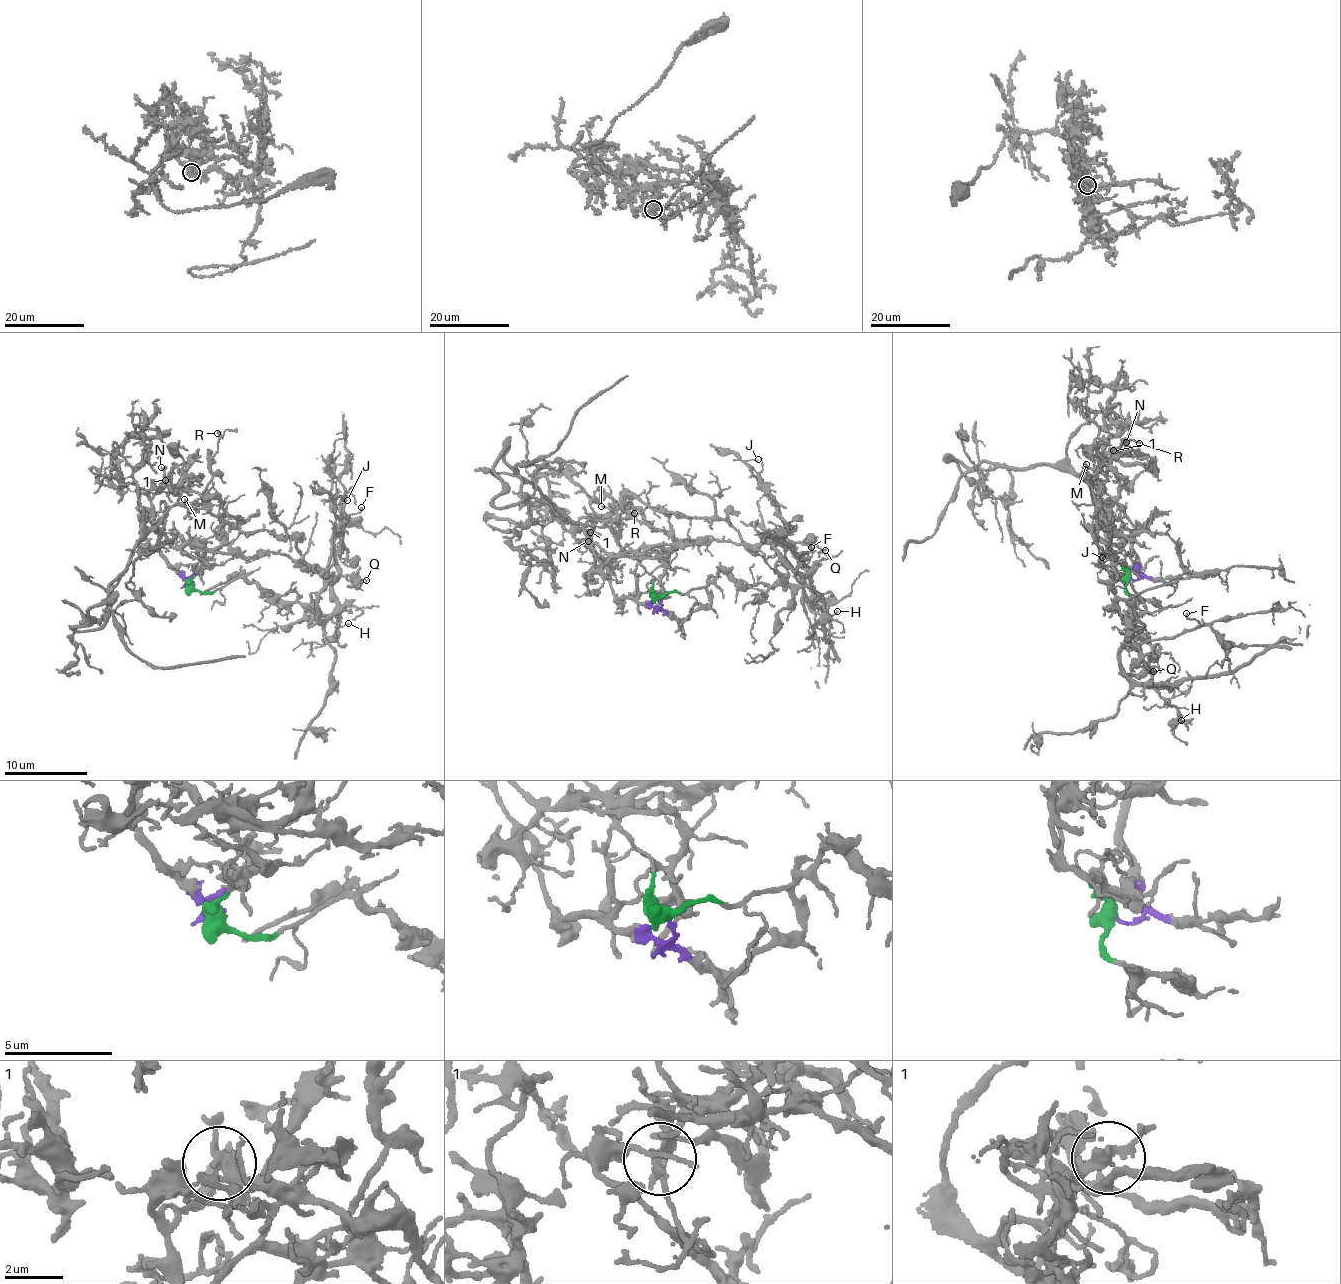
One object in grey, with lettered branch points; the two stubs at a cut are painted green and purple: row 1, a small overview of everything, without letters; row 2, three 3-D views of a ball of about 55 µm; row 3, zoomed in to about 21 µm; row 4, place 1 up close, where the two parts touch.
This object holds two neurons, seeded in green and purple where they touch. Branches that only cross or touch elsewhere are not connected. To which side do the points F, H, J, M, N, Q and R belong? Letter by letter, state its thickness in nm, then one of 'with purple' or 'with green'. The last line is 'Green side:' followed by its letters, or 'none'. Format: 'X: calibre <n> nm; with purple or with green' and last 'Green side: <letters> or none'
F: calibre 140 nm; with green
H: calibre 120 nm; with green
J: calibre 100 nm; with green
M: calibre 130 nm; with purple
N: calibre 200 nm; with purple
Q: calibre 160 nm; with green
R: calibre 180 nm; with purple
Green side: F, H, J, Q

